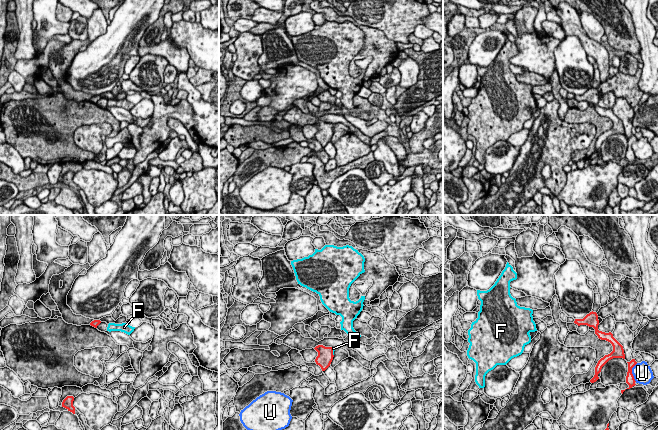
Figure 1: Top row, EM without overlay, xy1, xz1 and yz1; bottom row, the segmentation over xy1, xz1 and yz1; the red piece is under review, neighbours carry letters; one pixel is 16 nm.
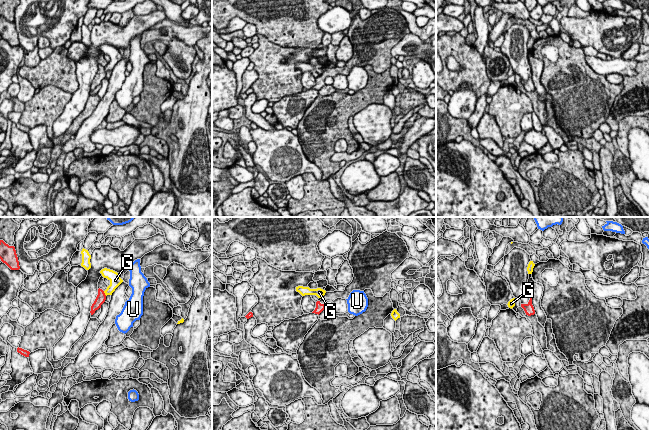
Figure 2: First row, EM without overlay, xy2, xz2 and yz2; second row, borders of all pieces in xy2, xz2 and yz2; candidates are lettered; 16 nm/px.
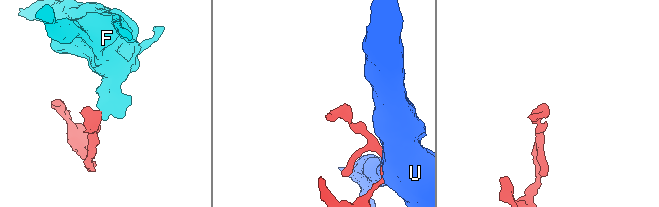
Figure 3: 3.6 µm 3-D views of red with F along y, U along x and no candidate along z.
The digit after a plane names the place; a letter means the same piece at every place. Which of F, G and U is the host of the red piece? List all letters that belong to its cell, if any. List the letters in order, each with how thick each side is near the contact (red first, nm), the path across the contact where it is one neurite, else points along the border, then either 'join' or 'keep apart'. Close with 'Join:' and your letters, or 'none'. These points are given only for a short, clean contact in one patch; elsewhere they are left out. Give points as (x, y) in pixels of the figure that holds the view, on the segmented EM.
F: calibres 260 and 30 nm; border xz1 (332, 348), (333, 355); keep apart
G: calibres 160 and 160 nm; border xy2 (103, 291), (106, 295); keep apart
U: calibres 140 and 300 nm; border yz1 (637, 363), (632, 368), (632, 375), (635, 381); keep apart
Join: none

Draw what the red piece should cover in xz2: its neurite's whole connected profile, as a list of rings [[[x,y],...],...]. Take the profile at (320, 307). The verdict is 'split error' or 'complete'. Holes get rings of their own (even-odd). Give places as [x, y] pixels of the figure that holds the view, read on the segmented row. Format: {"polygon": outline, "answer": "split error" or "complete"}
{"polygon": [[[388,231],[362,244],[357,238],[352,242],[347,260],[353,269],[353,280],[344,291],[326,292],[312,313],[320,314],[325,310],[327,301],[337,298],[348,299],[353,290],[371,289],[374,296],[383,297],[391,291],[391,273],[410,253],[406,243],[396,233]]], "answer": "split error"}

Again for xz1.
{"polygon": [[[318,345],[314,348],[318,352],[318,356],[315,359],[317,365],[319,365],[322,371],[325,371],[333,360],[333,348]]], "answer": "complete"}

